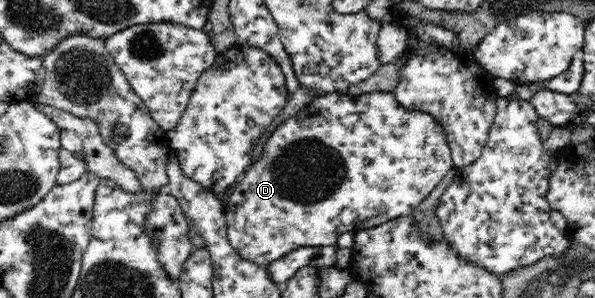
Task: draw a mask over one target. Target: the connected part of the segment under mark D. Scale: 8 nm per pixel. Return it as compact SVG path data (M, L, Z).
M332 92L314 97L306 107L298 111L295 117L287 118L268 136L260 157L246 168L242 180L234 186L227 200L223 200L227 236L239 256L262 267L303 246L333 246L343 233L367 230L369 227L389 222L393 218L410 216L412 210L431 194L431 190L453 167L454 162L442 126L426 112L403 108L392 92L367 92L359 96Z

